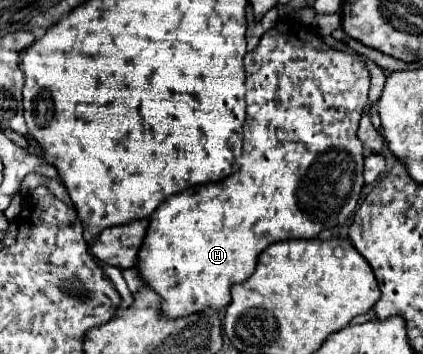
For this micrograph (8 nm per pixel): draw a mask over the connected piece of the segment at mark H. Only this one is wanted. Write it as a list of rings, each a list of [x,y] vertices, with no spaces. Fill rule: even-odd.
[[[280,23],[278,27],[266,31],[258,43],[258,47],[252,53],[246,53],[244,57],[244,71],[246,71],[246,121],[244,121],[244,145],[242,145],[242,165],[236,173],[230,177],[218,181],[218,183],[206,183],[196,185],[194,189],[186,189],[184,193],[178,193],[174,197],[168,197],[152,215],[148,233],[144,237],[142,249],[138,251],[138,275],[140,279],[160,295],[160,313],[164,317],[188,317],[192,313],[202,313],[208,307],[222,309],[230,303],[230,287],[236,283],[244,283],[256,267],[258,255],[272,243],[284,241],[284,239],[314,239],[320,231],[332,229],[338,225],[344,225],[350,215],[356,211],[360,189],[364,187],[362,181],[362,165],[364,165],[364,153],[362,145],[358,145],[358,121],[362,115],[362,109],[368,101],[368,87],[370,87],[370,73],[366,63],[360,57],[354,57],[346,51],[338,51],[328,47],[324,41],[320,41],[310,29],[302,25],[288,25]]]

